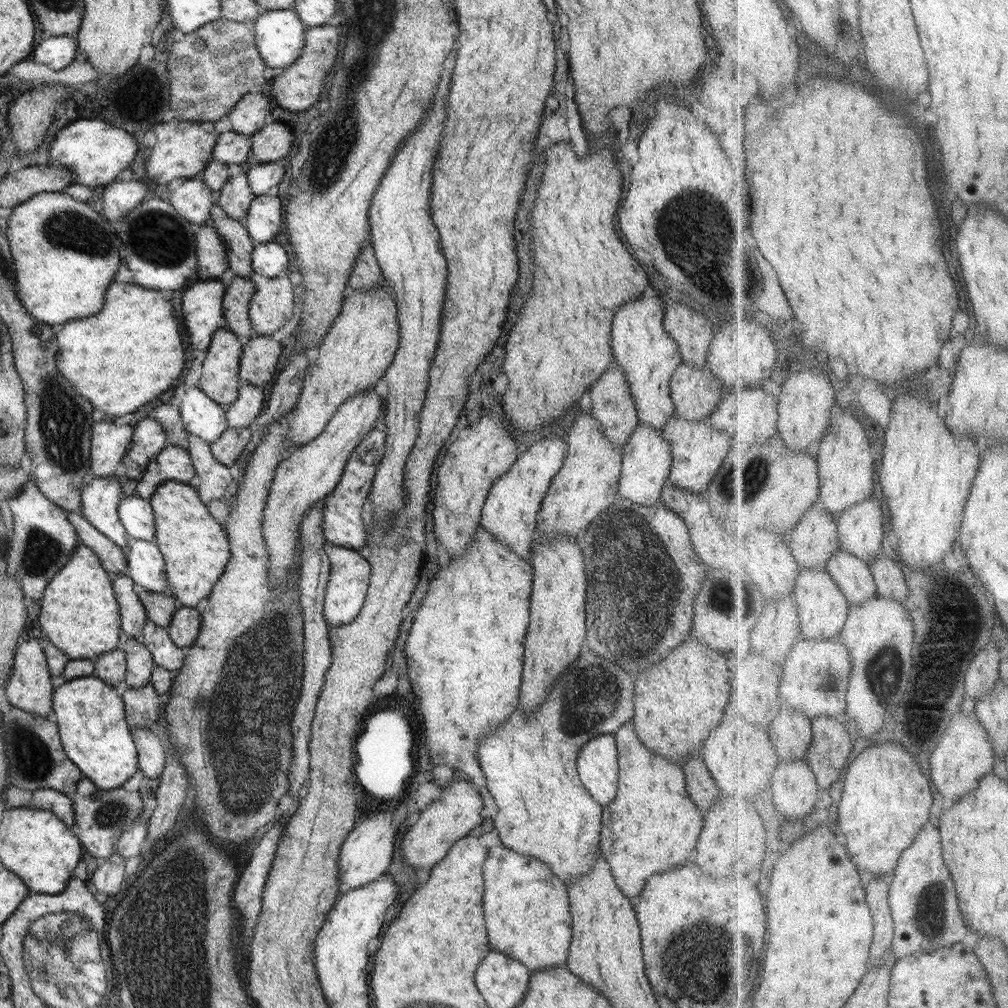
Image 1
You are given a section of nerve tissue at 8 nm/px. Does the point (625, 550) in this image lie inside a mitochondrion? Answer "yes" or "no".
yes

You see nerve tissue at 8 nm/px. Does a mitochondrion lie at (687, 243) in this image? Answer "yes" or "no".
yes

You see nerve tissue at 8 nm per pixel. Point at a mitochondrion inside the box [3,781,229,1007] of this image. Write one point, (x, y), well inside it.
(61, 945)

